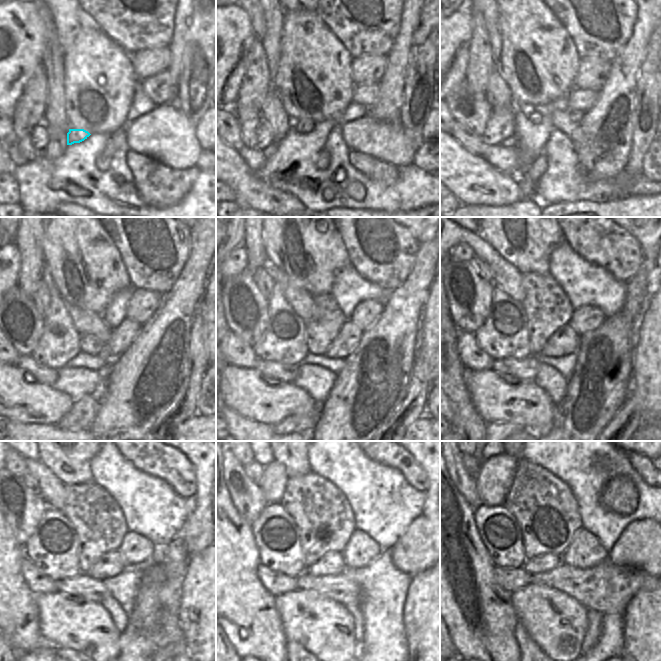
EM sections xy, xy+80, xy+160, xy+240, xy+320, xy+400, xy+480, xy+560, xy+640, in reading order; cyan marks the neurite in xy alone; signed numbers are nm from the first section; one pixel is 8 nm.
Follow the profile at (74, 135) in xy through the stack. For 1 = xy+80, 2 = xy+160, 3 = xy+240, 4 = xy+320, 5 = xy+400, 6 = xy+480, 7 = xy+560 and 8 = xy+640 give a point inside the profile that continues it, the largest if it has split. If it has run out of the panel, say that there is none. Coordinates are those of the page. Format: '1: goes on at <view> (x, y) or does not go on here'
1: goes on at xy+80 (303, 125)
2: goes on at xy+160 (534, 117)
3: goes on at xy+240 (89, 344)
4: goes on at xy+320 (319, 334)
5: goes on at xy+400 (547, 307)
6: goes on at xy+480 (98, 520)
7: goes on at xy+560 (322, 514)
8: goes on at xy+640 (546, 510)

